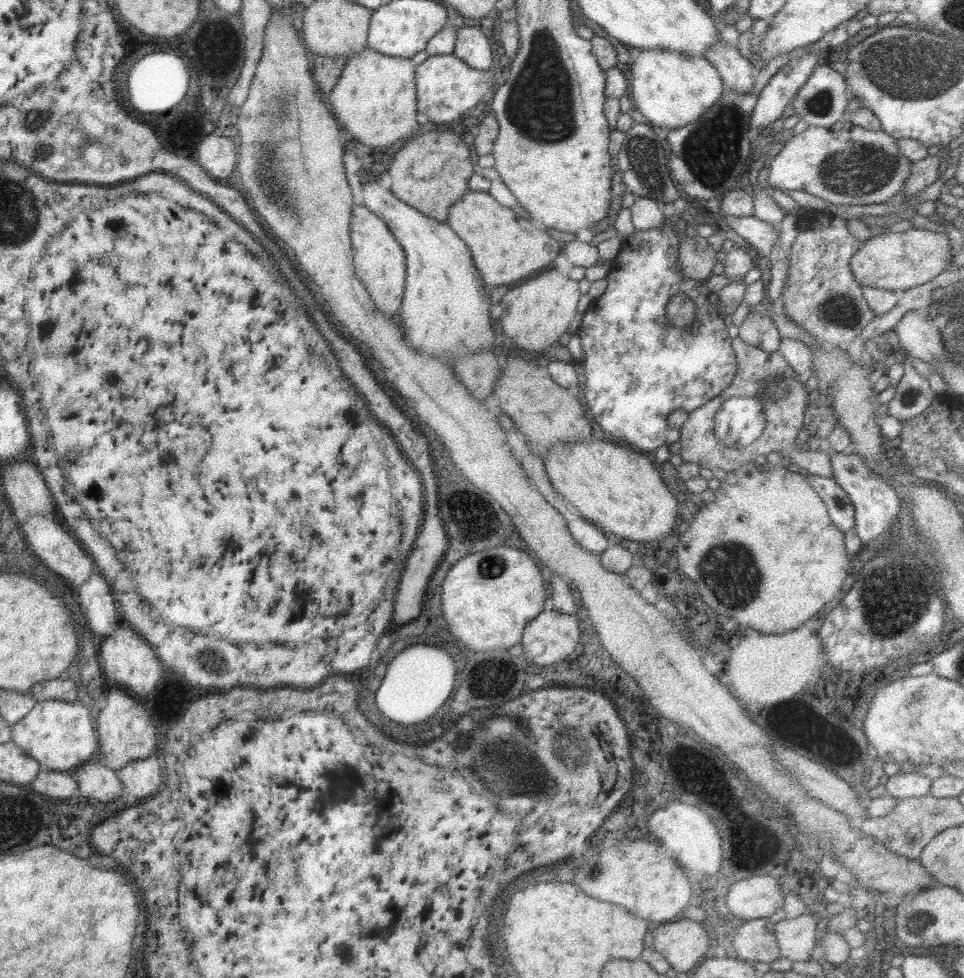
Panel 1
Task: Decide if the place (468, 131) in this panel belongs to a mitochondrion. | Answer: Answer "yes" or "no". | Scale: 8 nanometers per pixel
no

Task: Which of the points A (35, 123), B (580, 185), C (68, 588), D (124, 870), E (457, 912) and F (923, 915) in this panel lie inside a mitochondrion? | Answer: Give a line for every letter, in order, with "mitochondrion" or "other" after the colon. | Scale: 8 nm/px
A: mitochondrion
B: other
C: other
D: other
E: other
F: mitochondrion

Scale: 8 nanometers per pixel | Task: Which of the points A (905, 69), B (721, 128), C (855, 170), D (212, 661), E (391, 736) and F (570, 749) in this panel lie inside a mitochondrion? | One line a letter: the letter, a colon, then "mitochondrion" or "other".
A: mitochondrion
B: mitochondrion
C: mitochondrion
D: mitochondrion
E: other
F: mitochondrion

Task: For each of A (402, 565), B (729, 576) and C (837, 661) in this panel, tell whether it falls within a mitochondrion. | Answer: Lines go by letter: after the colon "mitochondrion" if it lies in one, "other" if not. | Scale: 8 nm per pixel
A: other
B: mitochondrion
C: other

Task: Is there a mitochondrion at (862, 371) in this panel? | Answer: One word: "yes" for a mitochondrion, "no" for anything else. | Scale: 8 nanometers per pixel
no

